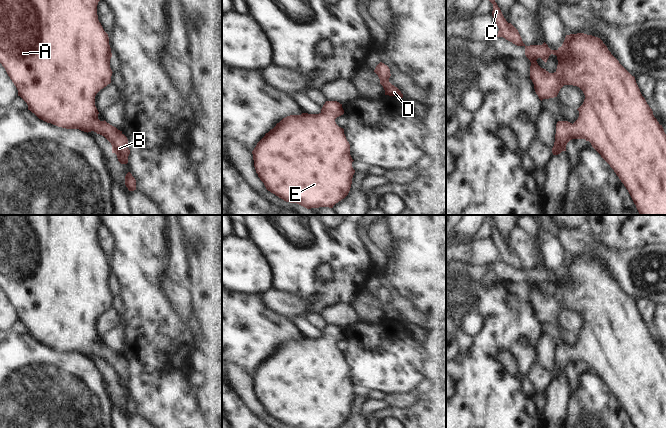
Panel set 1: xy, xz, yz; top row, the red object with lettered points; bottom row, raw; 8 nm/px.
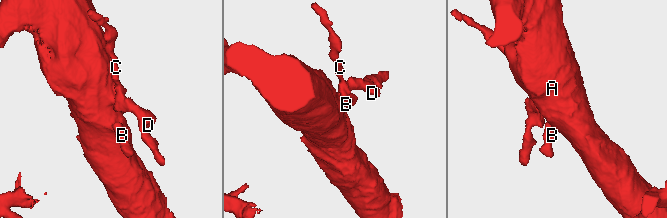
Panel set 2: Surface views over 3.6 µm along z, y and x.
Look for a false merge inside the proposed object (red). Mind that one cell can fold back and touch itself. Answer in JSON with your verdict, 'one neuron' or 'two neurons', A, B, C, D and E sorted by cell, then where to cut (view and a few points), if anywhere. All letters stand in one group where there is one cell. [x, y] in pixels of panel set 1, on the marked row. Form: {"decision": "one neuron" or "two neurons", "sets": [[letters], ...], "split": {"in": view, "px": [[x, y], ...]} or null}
{"decision": "one neuron", "sets": [["A", "B", "C", "D", "E"]], "split": null}

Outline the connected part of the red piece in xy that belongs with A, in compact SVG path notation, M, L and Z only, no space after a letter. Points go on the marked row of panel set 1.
M0 0L0 63L39 119L66 129L94 131L112 145L121 164L128 163L128 139L98 119L96 94L111 83L108 34L98 20L100 0Z

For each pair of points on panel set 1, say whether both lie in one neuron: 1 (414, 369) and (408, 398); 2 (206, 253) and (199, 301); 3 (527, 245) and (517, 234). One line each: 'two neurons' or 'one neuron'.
1: two neurons
2: one neuron
3: one neuron

